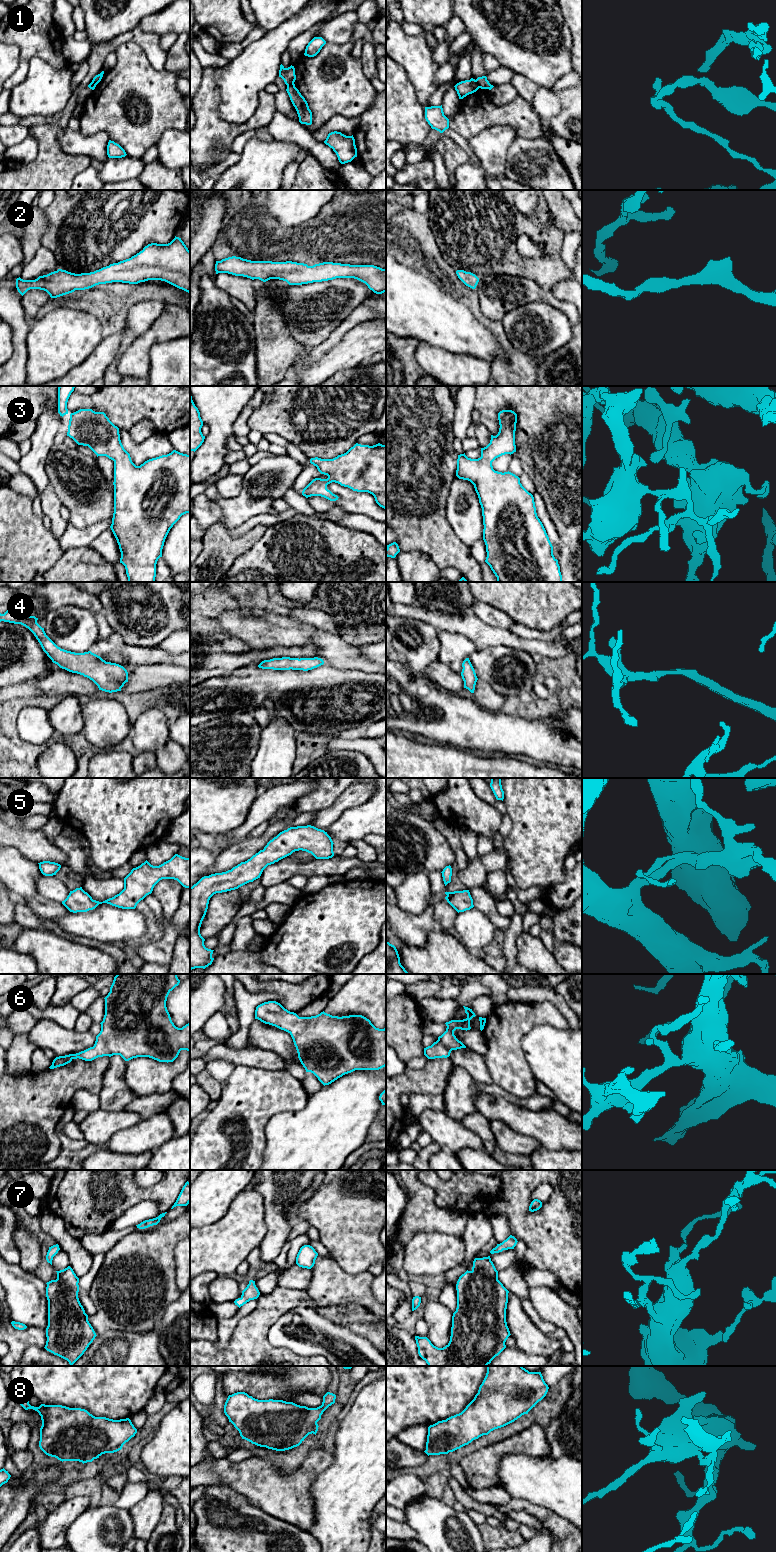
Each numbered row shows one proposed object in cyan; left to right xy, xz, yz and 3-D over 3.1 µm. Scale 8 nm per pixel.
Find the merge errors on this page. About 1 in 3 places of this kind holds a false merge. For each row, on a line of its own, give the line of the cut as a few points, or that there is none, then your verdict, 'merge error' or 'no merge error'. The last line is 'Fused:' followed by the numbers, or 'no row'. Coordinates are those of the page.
1: cut yz (475, 80), (479, 87); merge error
2: cut none; no merge error
3: cut none; no merge error
4: cut none; no merge error
5: cut none; no merge error
6: cut none; no merge error
7: cut none; no merge error
8: cut none; no merge error
Fused: 1

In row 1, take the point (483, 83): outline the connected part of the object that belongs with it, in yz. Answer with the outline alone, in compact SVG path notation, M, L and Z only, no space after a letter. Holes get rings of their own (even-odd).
M486 76L478 77L476 79L477 83L479 84L479 88L481 89L489 89L491 90L494 86L489 83Z

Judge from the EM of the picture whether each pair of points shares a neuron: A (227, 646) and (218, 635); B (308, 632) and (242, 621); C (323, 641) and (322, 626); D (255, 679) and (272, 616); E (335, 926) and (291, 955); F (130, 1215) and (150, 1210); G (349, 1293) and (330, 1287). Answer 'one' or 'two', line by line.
A: one
B: one
C: two
D: two
E: one
F: one
G: one

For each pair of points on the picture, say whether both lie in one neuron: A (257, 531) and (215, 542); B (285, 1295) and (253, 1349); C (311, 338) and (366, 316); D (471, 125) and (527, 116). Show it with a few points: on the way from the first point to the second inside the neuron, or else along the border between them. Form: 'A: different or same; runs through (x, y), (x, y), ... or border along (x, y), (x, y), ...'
A: same; runs through (247, 540), (245, 542), (225, 542)
B: same; runs through (272, 1308), (253, 1329), (253, 1336)
C: different; border along (351, 312), (318, 345)
D: same; runs through (485, 115), (513, 115)

